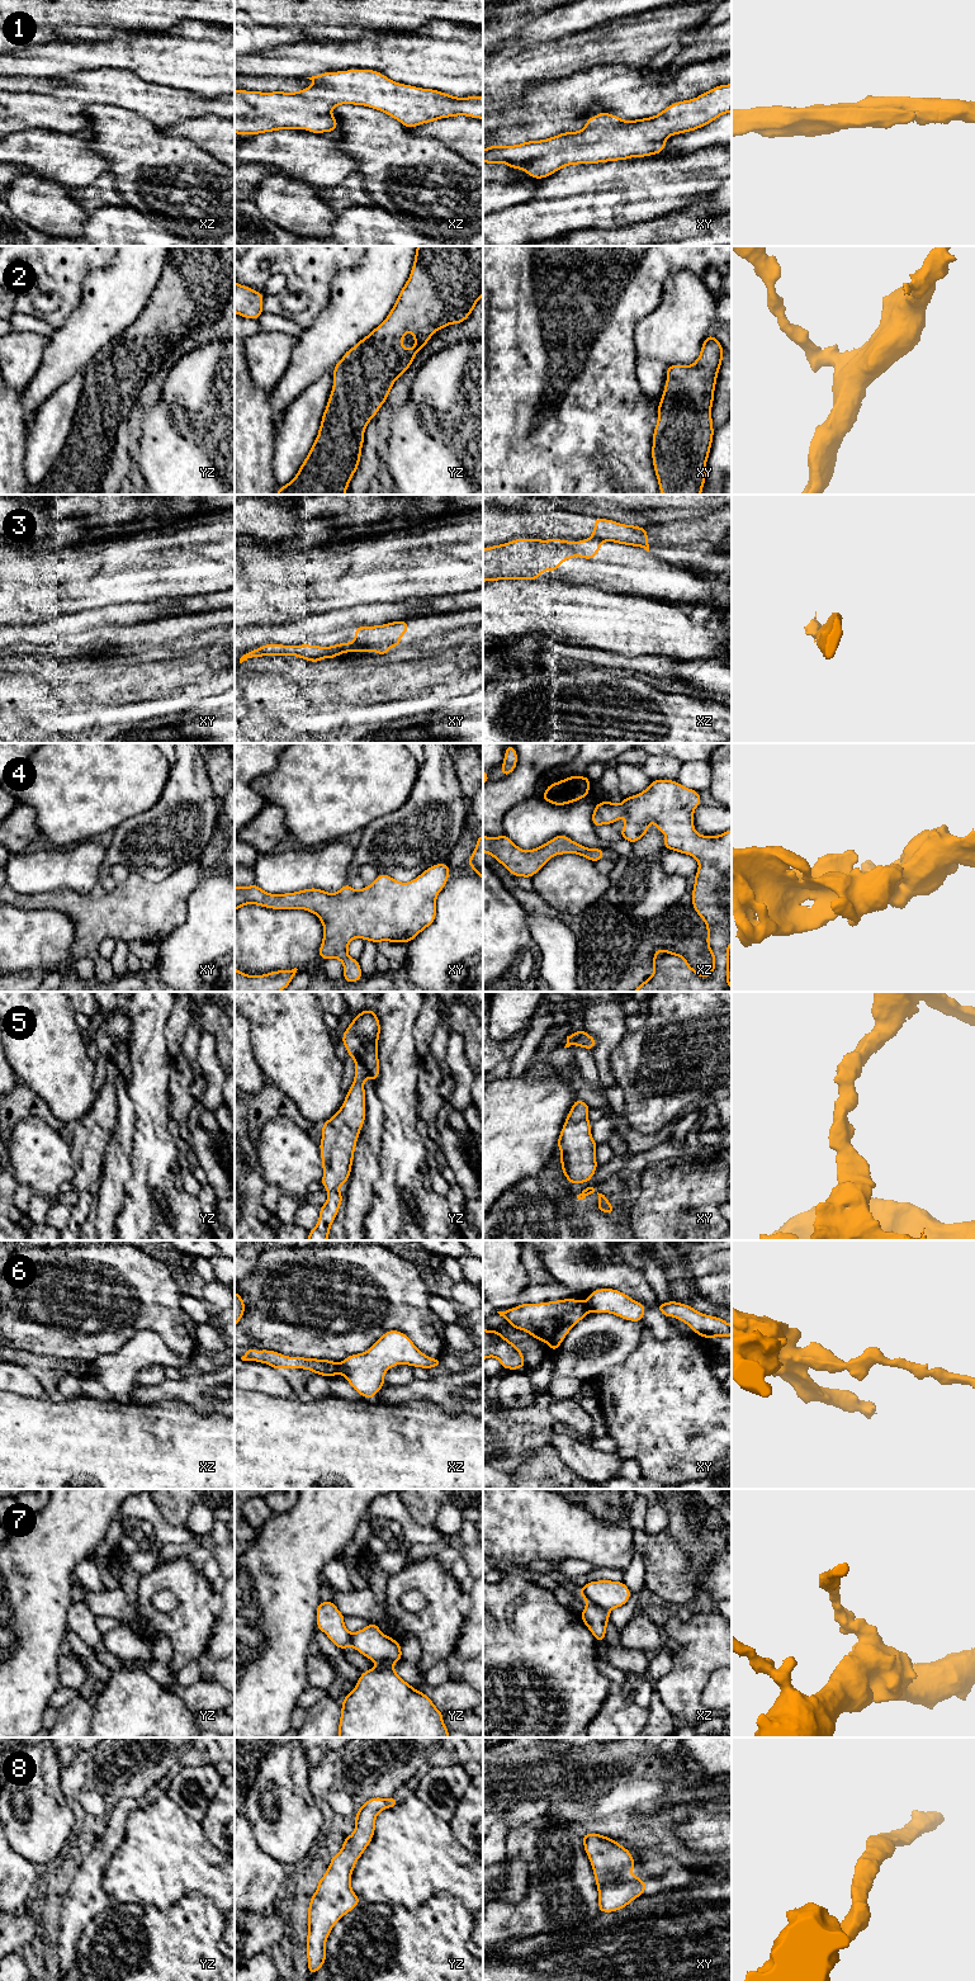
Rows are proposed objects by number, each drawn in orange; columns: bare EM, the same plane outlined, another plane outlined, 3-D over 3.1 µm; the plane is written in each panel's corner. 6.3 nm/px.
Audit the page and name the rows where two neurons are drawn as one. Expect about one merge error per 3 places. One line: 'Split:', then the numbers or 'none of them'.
Split: 3, 6, 7

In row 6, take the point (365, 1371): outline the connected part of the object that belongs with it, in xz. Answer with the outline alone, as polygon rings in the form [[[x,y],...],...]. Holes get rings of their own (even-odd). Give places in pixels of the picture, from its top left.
[[[388,1330],[366,1352],[346,1357],[340,1374],[361,1396],[371,1399],[384,1386],[384,1374],[401,1363],[426,1370],[441,1366],[440,1357],[427,1357],[407,1334]]]

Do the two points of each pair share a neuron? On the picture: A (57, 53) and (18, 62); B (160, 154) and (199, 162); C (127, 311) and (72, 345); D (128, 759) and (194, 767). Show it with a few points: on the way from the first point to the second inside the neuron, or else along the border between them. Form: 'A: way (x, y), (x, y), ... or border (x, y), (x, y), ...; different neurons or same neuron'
A: way (47, 60), (28, 61); same neuron
B: way (170, 162), (189, 162); same neuron
C: way (113, 311), (107, 311), (86, 331); same neuron
D: border (170, 769), (167, 781), (159, 797); different neurons

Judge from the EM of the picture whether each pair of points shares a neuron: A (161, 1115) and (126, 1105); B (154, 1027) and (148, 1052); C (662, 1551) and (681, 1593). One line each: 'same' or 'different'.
A: different
B: same
C: same

